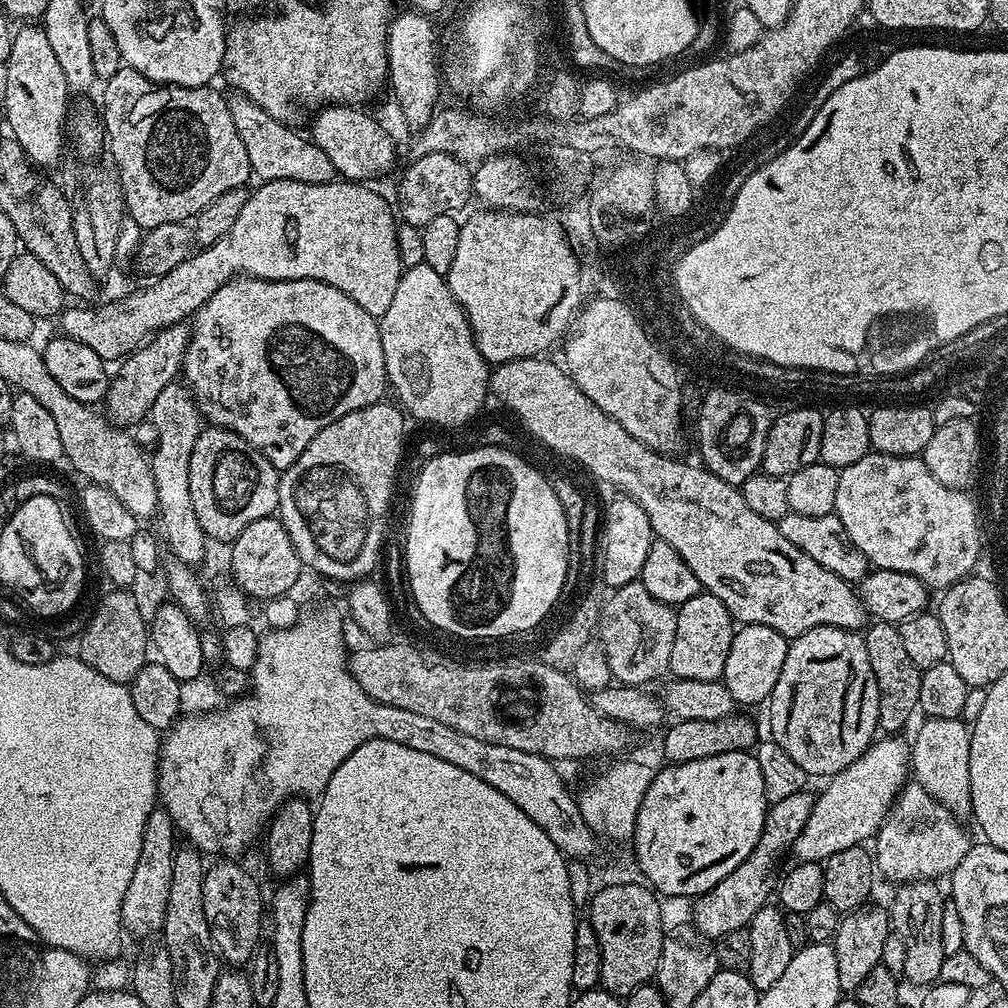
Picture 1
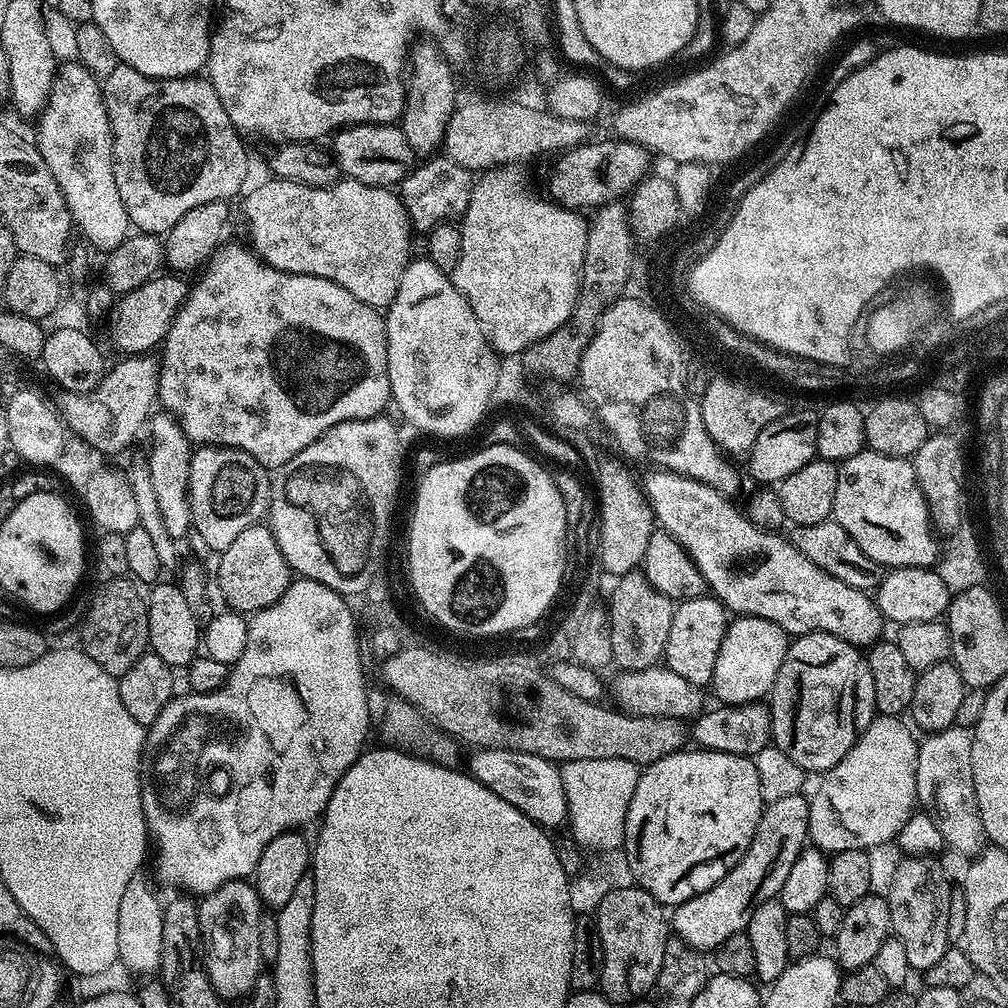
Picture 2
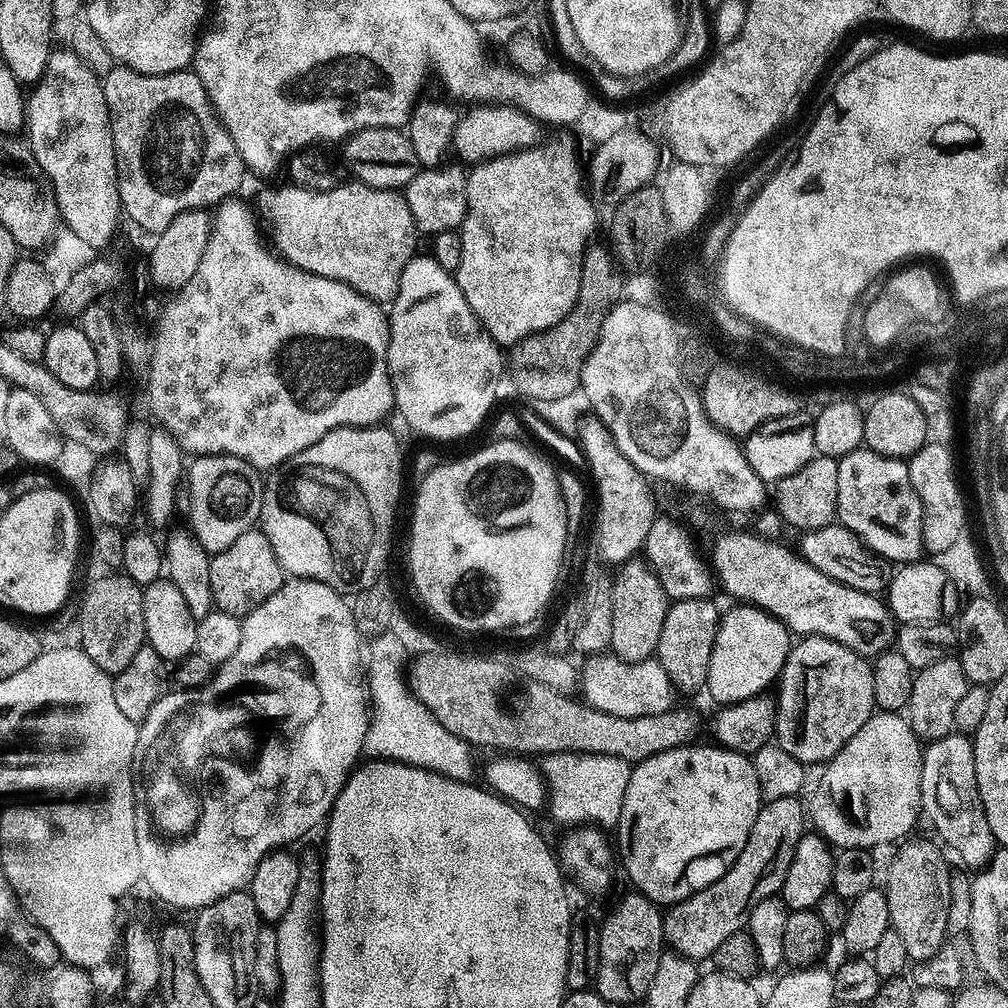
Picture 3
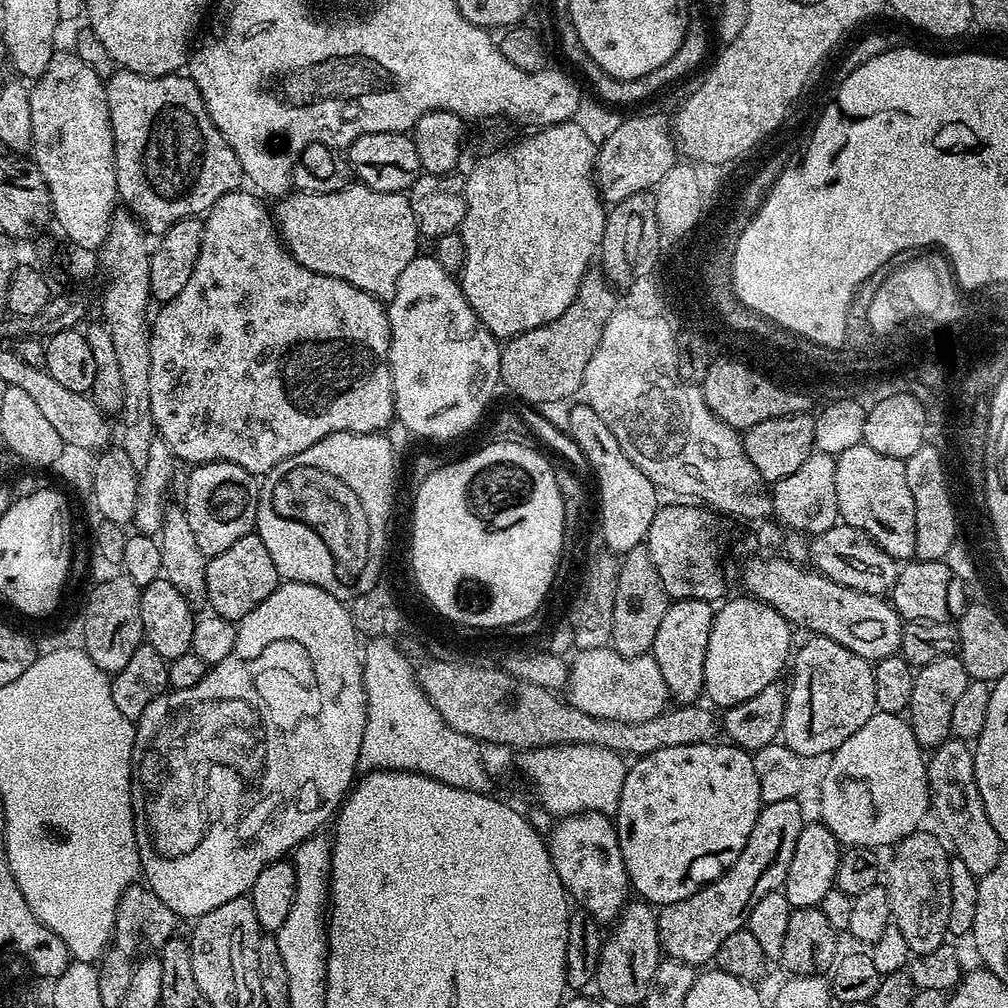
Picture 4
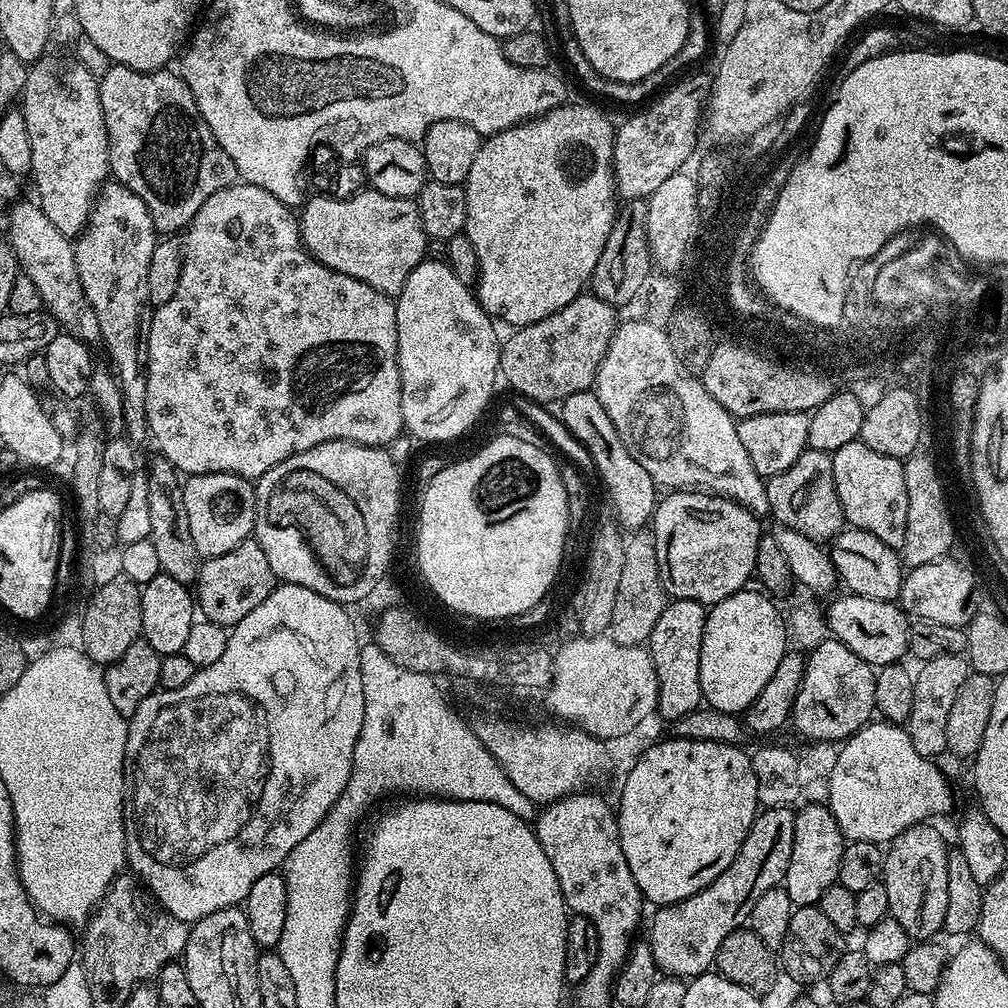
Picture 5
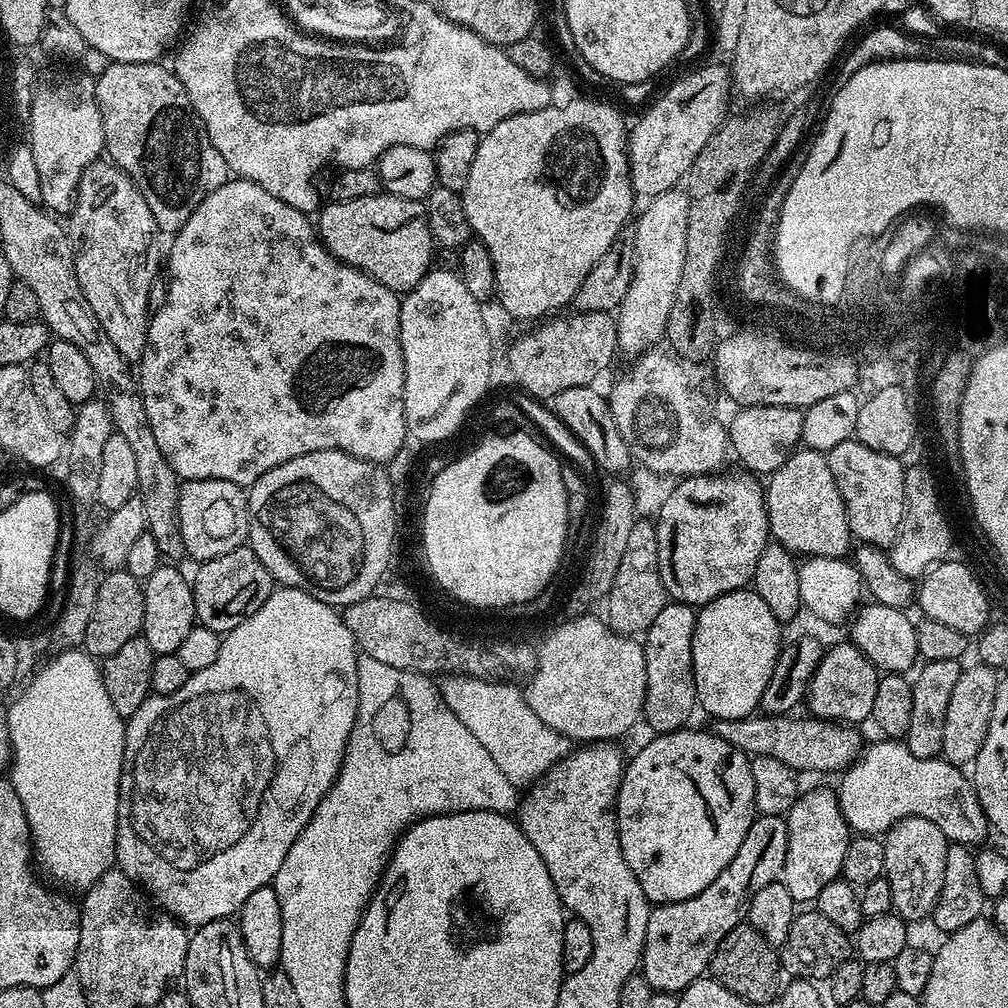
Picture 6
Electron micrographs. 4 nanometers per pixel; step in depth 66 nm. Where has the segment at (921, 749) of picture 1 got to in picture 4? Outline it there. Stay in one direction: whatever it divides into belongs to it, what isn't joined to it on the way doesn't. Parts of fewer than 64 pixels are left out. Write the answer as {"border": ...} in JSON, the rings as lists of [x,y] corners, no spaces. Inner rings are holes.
{"border":[[[949,738],[929,755],[926,767],[933,817],[936,816],[942,826],[945,839],[950,840],[949,845],[955,857],[964,862],[970,872],[978,878],[984,876],[997,865],[1004,845],[990,823],[978,791],[973,749],[965,741]]]}

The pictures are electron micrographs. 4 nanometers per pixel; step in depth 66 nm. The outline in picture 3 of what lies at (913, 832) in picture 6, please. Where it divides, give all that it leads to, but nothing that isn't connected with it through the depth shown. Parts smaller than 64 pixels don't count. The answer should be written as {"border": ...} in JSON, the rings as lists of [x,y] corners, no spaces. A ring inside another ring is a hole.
{"border":[[[912,840],[909,844],[901,843],[900,849],[896,852],[896,857],[892,860],[892,865],[888,868],[888,888],[886,895],[888,897],[888,909],[890,910],[890,928],[891,931],[902,938],[906,945],[906,954],[909,961],[919,962],[928,958],[934,958],[940,948],[945,947],[949,939],[946,918],[950,918],[950,882],[953,873],[948,872],[948,864],[944,861],[944,856],[939,843],[931,844],[928,840]]]}

